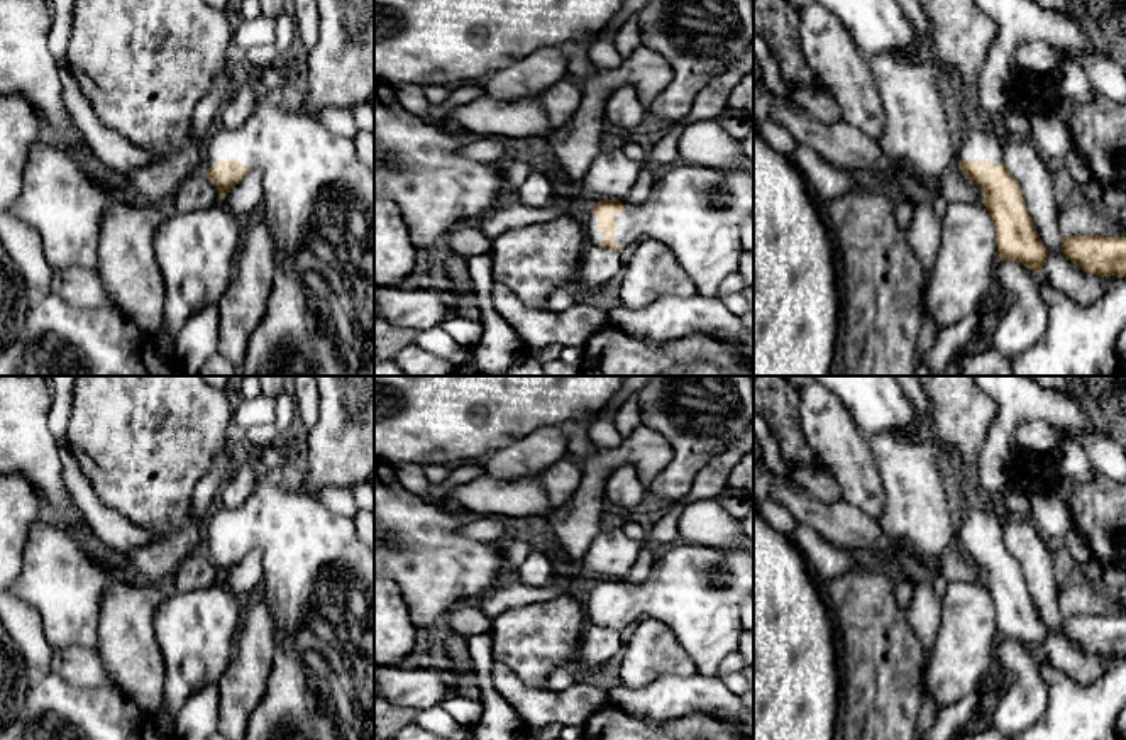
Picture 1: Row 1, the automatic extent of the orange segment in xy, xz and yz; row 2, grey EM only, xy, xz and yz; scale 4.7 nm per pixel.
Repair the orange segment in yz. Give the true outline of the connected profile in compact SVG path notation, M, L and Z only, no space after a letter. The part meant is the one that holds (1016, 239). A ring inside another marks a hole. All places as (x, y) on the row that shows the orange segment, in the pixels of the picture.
M970 115L962 122L962 129L962 134L957 137L958 168L980 188L984 195L982 203L996 229L996 246L1001 261L1016 261L1028 269L1041 273L1048 259L1048 251L1035 230L1035 224L1028 213L1018 179L1004 164L999 139L989 134L979 122L972 120Z

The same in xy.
M264 93L254 112L237 129L217 125L203 149L208 179L217 186L222 202L251 169L262 171L262 218L269 224L276 242L276 271L266 315L252 332L239 376L374 376L374 173L362 163L354 141L330 132L300 110L288 110L283 97Z

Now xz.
M684 164L655 178L649 198L628 207L625 200L598 202L584 225L588 246L621 252L638 239L664 244L694 281L698 295L718 296L721 281L738 271L742 224L753 213L753 169L731 171L713 164Z

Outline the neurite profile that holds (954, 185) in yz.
M958 166L947 169L936 179L936 186L945 203L965 202L977 205L984 202L980 188Z

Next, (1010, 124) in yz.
M1009 107L997 115L997 130L1002 137L1031 142L1029 117L1026 113L1016 113Z

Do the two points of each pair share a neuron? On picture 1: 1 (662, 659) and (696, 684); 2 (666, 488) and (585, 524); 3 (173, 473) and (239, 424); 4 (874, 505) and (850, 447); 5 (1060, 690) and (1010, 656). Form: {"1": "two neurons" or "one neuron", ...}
{"1": "two neurons", "2": "two neurons", "3": "two neurons", "4": "one neuron", "5": "two neurons"}

